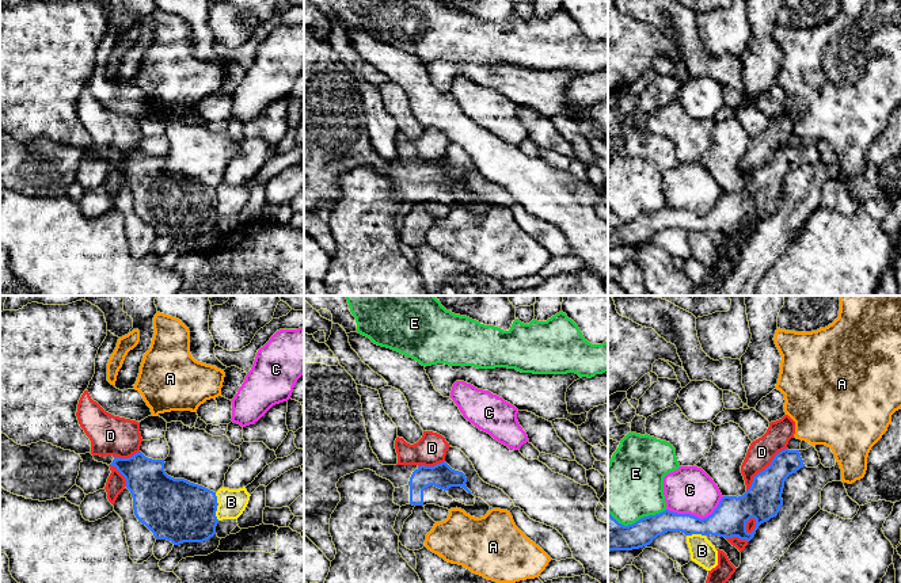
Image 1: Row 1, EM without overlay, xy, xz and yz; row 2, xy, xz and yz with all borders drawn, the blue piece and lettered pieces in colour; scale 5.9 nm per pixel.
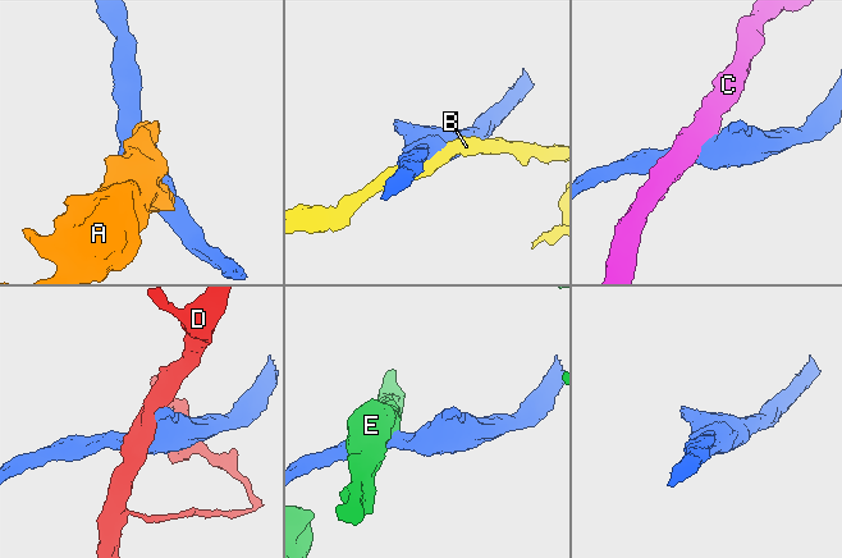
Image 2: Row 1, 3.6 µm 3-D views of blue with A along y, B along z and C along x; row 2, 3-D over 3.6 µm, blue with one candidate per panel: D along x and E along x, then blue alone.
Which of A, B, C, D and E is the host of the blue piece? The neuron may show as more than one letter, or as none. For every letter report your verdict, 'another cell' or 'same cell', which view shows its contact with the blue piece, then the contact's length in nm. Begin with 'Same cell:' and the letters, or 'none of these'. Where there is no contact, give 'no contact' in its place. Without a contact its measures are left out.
Same cell: none of these
A: another cell; no contact
B: another cell; contact in xy; length 170 nm
C: another cell; contact in yz; length 360 nm
D: another cell; contact in yz; length 360 nm
E: another cell; contact in yz; length 340 nm

